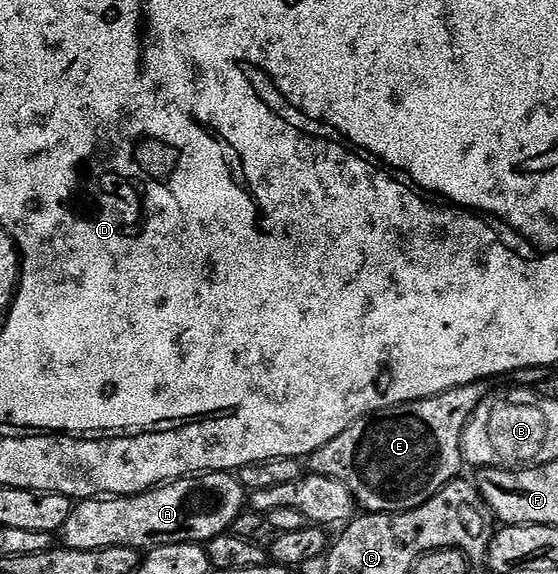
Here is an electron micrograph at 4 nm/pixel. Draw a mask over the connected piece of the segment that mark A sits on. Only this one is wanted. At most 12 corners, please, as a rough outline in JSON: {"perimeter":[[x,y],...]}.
{"perimeter":[[232,472],[77,501],[69,550],[207,544],[245,513]]}

